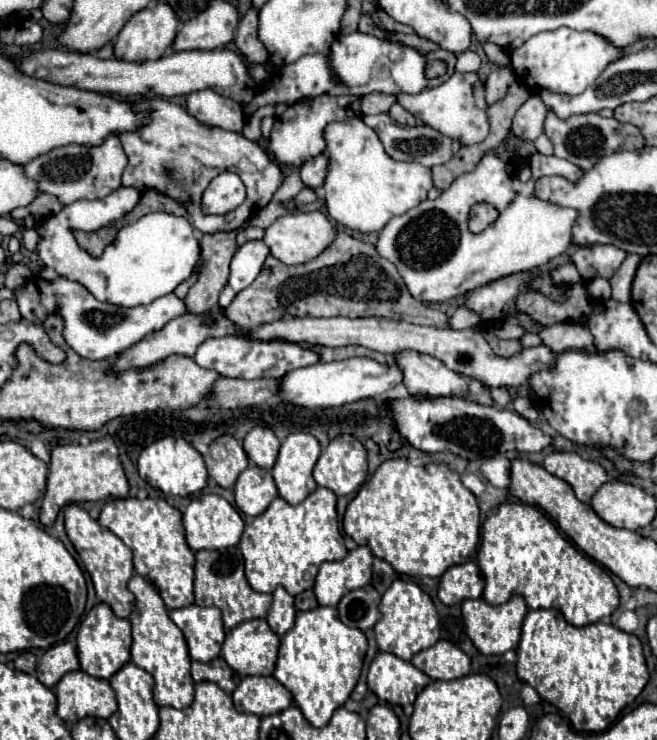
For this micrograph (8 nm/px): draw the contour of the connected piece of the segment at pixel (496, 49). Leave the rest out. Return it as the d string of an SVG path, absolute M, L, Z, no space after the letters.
M484 44L484 52L488 56L490 62L498 64L498 66L508 66L510 64L510 56L506 50L502 50L500 46L494 46L494 44Z

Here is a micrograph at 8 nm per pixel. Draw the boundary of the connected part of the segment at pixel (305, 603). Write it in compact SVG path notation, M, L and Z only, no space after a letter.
M306 590L306 592L296 596L296 608L298 610L312 610L316 606L318 606L318 602L316 602L316 596L312 590Z

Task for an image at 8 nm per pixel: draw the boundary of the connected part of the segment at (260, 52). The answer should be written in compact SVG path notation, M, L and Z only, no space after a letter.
M250 8L240 20L234 44L238 46L238 50L244 54L248 62L266 62L268 52L256 34L258 34L258 14L256 8Z

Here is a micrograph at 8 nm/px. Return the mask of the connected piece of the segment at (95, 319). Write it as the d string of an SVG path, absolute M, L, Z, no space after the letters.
M30 278L16 290L16 302L18 308L22 308L22 316L28 318L30 322L44 322L46 316L56 312L64 320L64 340L66 344L82 358L86 360L104 360L112 358L120 352L124 352L128 346L134 346L140 342L140 338L146 338L148 334L160 330L166 322L172 318L178 318L180 314L186 312L186 306L180 298L174 294L166 294L164 298L156 298L156 302L144 304L144 306L134 306L134 308L122 308L114 304L106 304L96 300L84 286L78 282L70 282L66 278L58 280L44 280L44 278Z

